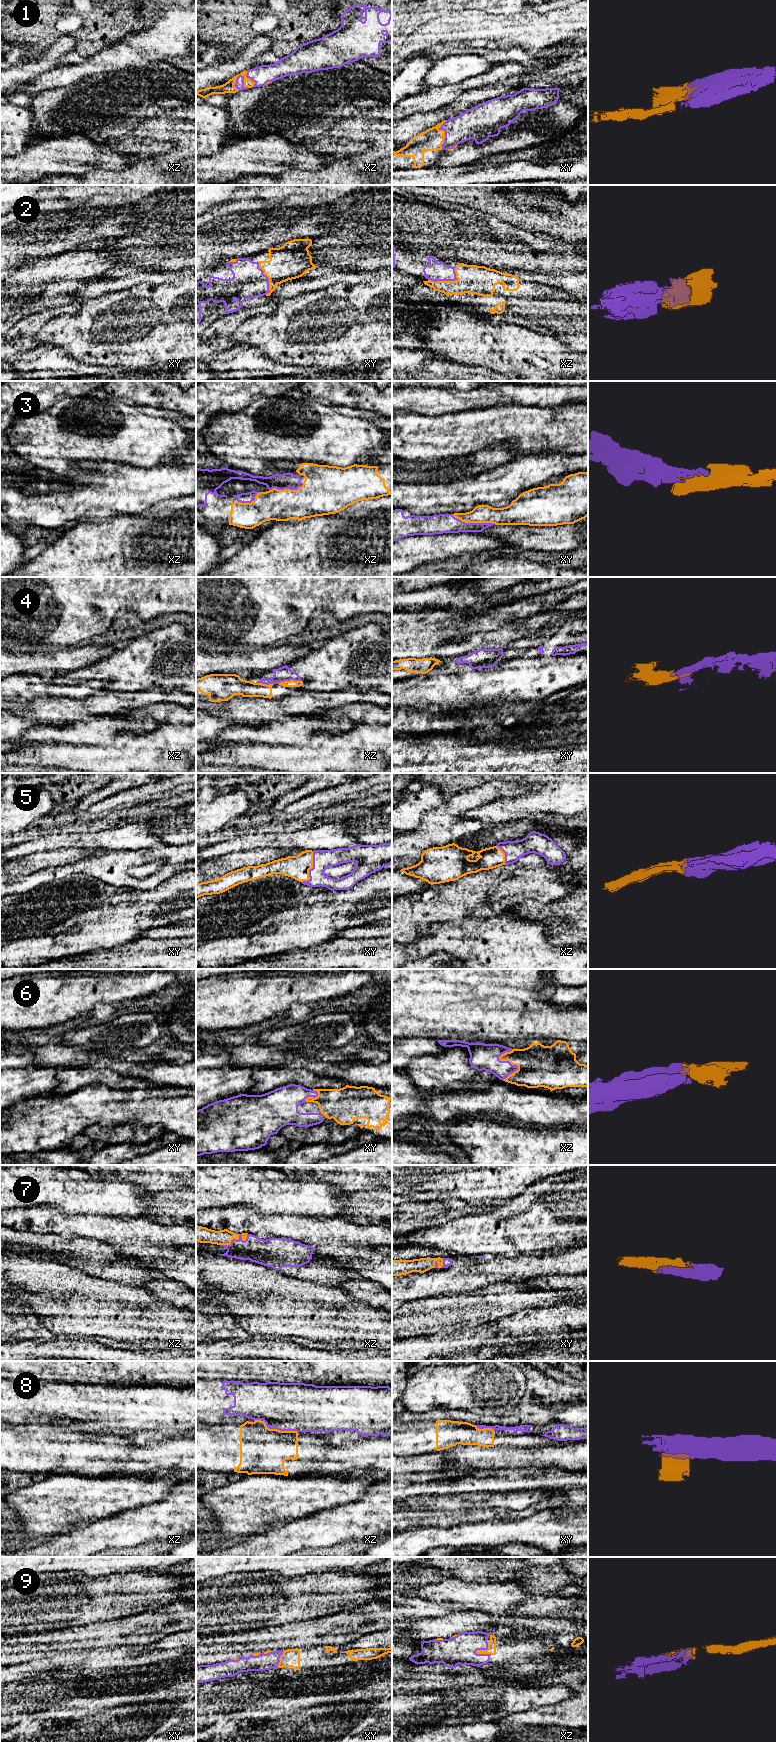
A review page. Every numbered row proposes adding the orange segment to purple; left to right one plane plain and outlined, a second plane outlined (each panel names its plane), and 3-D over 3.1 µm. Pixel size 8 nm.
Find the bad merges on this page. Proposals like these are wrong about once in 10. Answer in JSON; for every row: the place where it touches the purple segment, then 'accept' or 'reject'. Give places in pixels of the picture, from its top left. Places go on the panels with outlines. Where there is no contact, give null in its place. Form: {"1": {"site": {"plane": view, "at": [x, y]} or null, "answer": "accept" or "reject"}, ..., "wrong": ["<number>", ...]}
{"1": {"site": {"plane": "xz", "at": [243, 76]}, "answer": "accept"}, "2": {"site": {"plane": "xz", "at": [443, 280]}, "answer": "accept"}, "3": {"site": {"plane": "xy", "at": [472, 523]}, "answer": "accept"}, "4": {"site": {"plane": "xz", "at": [289, 680]}, "answer": "reject"}, "5": {"site": {"plane": "xy", "at": [310, 869]}, "answer": "accept"}, "6": {"site": {"plane": "xz", "at": [508, 1061]}, "answer": "accept"}, "7": {"site": {"plane": "xz", "at": [239, 1238]}, "answer": "accept"}, "8": {"site": {"plane": "xz", "at": [279, 1429]}, "answer": "reject"}, "9": {"site": {"plane": "xz", "at": [483, 1654]}, "answer": "accept"}, "wrong": ["4", "8"]}

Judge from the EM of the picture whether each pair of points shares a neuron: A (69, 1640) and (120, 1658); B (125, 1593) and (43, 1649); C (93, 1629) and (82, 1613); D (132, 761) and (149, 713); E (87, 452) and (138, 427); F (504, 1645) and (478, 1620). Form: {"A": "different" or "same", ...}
{"A": "different", "B": "different", "C": "different", "D": "different", "E": "same", "F": "different"}

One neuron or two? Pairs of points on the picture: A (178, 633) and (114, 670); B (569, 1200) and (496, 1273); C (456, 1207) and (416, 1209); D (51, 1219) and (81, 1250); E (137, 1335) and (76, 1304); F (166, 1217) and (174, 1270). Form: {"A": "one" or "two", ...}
{"A": "one", "B": "two", "C": "one", "D": "two", "E": "one", "F": "two"}

